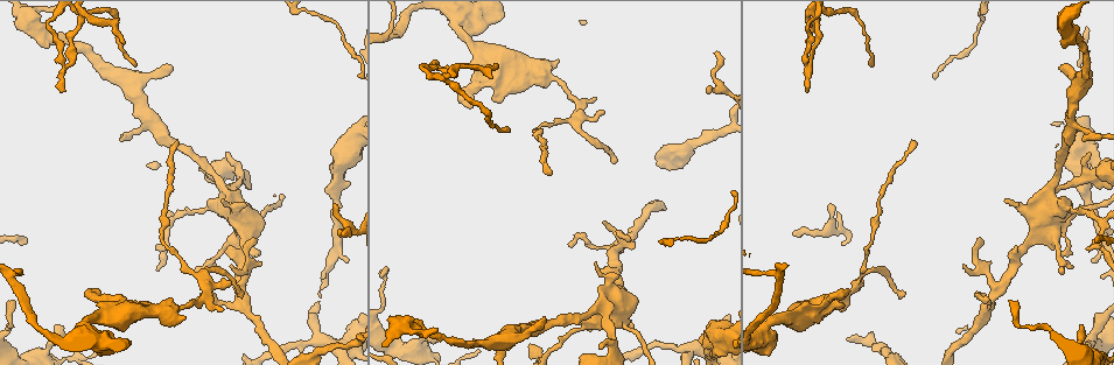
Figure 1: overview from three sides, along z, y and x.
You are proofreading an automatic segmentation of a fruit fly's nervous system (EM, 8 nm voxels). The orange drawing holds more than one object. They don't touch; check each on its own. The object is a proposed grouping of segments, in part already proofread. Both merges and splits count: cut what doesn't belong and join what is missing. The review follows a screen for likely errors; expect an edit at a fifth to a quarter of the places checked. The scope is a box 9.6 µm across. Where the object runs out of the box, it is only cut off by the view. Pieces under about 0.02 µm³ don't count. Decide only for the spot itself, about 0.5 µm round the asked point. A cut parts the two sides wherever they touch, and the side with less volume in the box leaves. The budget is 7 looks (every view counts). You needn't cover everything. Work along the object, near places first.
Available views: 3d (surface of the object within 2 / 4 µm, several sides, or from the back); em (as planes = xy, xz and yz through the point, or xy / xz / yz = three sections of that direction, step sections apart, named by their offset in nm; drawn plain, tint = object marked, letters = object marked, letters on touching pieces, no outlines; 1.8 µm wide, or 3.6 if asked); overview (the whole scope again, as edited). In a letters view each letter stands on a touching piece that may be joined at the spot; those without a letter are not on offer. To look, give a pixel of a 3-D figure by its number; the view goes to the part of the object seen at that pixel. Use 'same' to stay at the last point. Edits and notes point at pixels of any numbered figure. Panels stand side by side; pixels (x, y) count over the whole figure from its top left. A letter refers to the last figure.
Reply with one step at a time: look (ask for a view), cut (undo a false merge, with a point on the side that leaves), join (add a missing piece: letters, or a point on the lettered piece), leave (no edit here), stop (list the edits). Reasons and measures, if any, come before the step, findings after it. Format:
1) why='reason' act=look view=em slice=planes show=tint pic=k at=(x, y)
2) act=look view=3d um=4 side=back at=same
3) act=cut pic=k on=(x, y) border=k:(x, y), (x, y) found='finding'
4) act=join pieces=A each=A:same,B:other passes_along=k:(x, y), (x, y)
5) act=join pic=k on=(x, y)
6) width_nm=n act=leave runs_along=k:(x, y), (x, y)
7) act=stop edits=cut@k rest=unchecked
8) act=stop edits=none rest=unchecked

act=look view=3d um=2 pic=1 at=(776, 319)

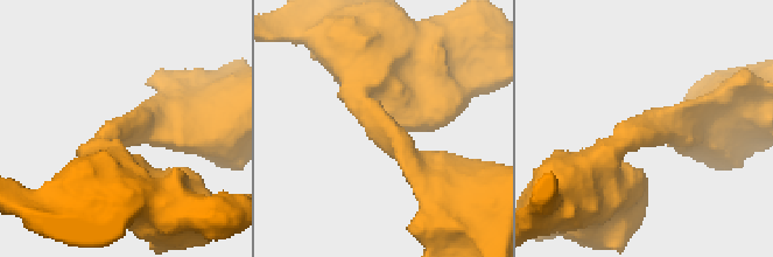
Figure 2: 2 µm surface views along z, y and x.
arm_widths_nm=400,460 why='need the tissue' act=look view=em slice=planes show=letters pic=2 at=(385, 128)

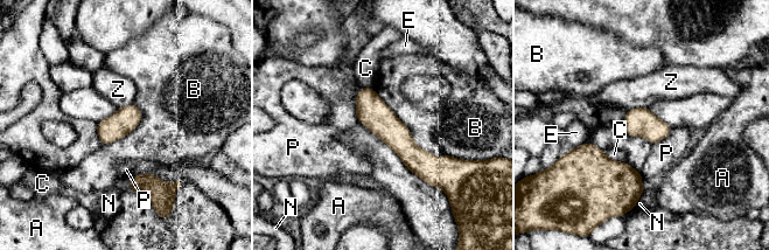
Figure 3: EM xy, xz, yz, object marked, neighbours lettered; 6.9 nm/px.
width_nm=180 act=leave each=A:other,B:other,C:other,E:other,N:other,P:other,Z:other runs_along=3:(363, 90), (437, 166) found='one cell here'

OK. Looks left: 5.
why='calibre changes' act=look view=3d um=2 pic=1 at=(482, 344)

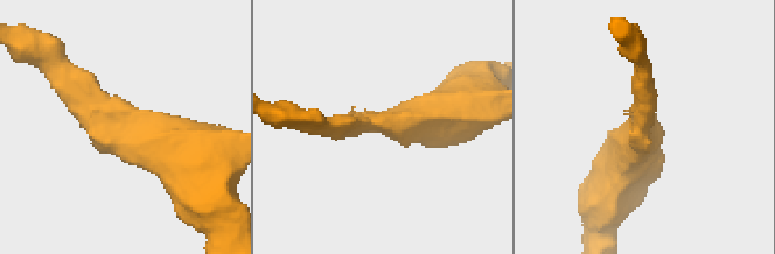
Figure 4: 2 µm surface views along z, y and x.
act=look view=em slice=planes show=plain pic=4 at=(118, 119)

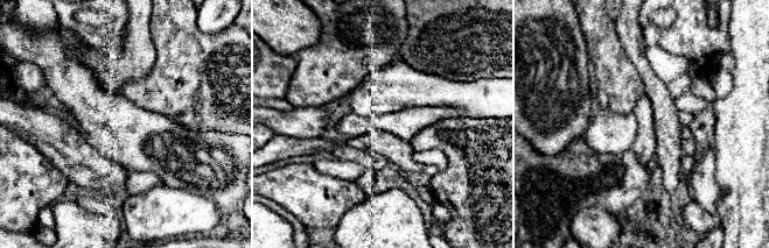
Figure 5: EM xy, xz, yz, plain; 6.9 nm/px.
act=look view=em slice=planes show=letters at=same

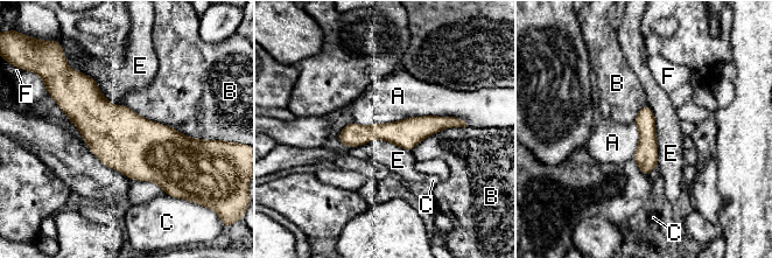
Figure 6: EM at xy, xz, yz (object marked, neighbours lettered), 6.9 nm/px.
width_nm=150 act=leave each=A:other,B:other,C:other,E:other,F:other border=6:(353, 120), (465, 123) found='one cell here'

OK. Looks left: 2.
why='branch stops here' act=look view=3d um=4 pic=1 at=(171, 66)

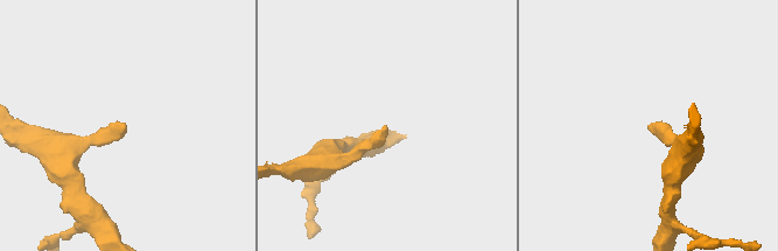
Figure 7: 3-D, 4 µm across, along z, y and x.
why='need the tissue' act=look view=em slice=planes show=letters pic=7 at=(126, 125)

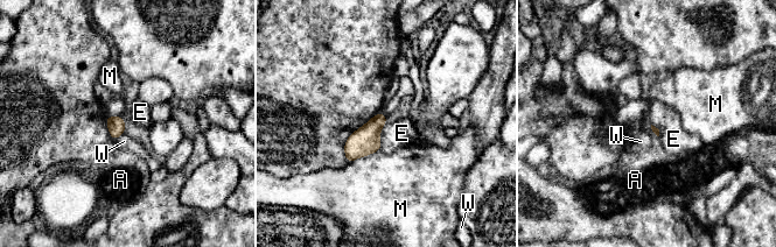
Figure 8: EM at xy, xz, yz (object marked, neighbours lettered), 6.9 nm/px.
longest_contact=M:240nm act=leave each=A:other,E:other,M:other,W:other found='none of them fits'

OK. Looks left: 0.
act=stop edits=none rest=unchecked

